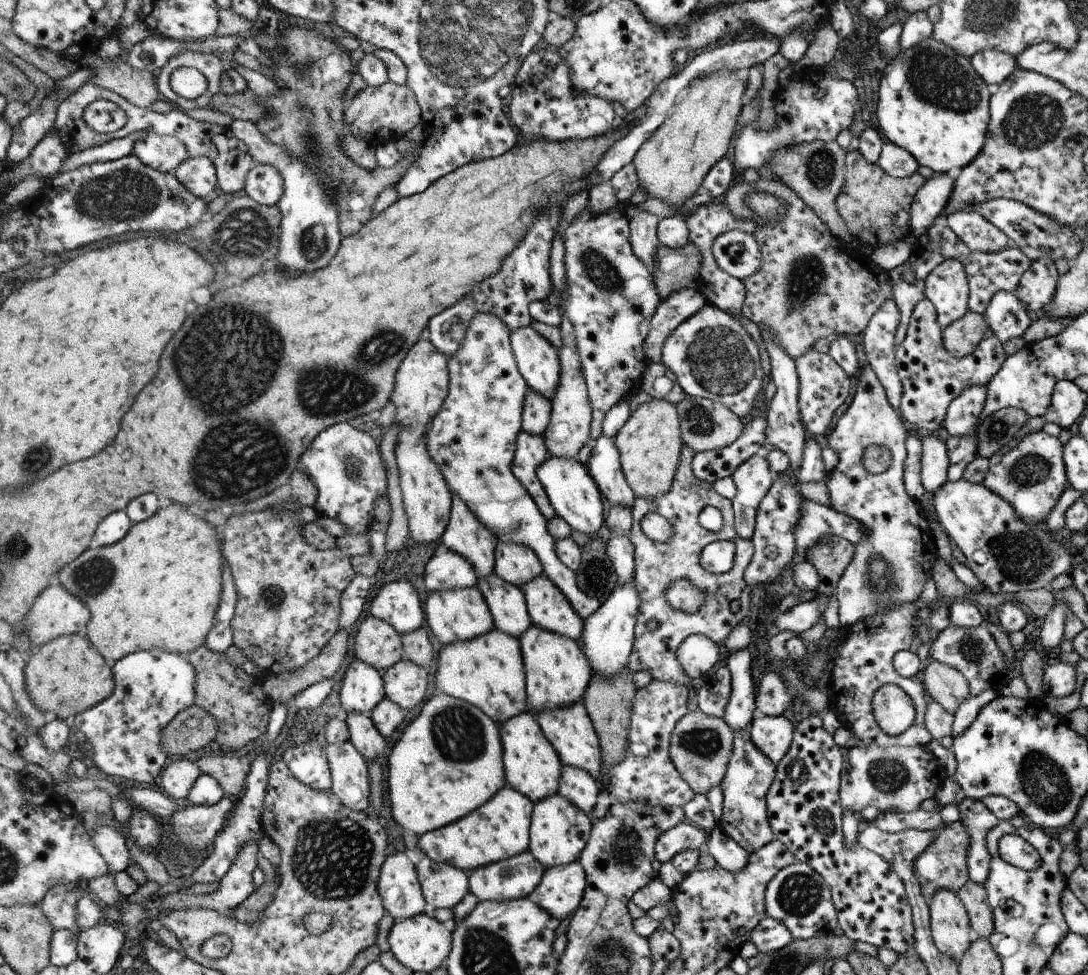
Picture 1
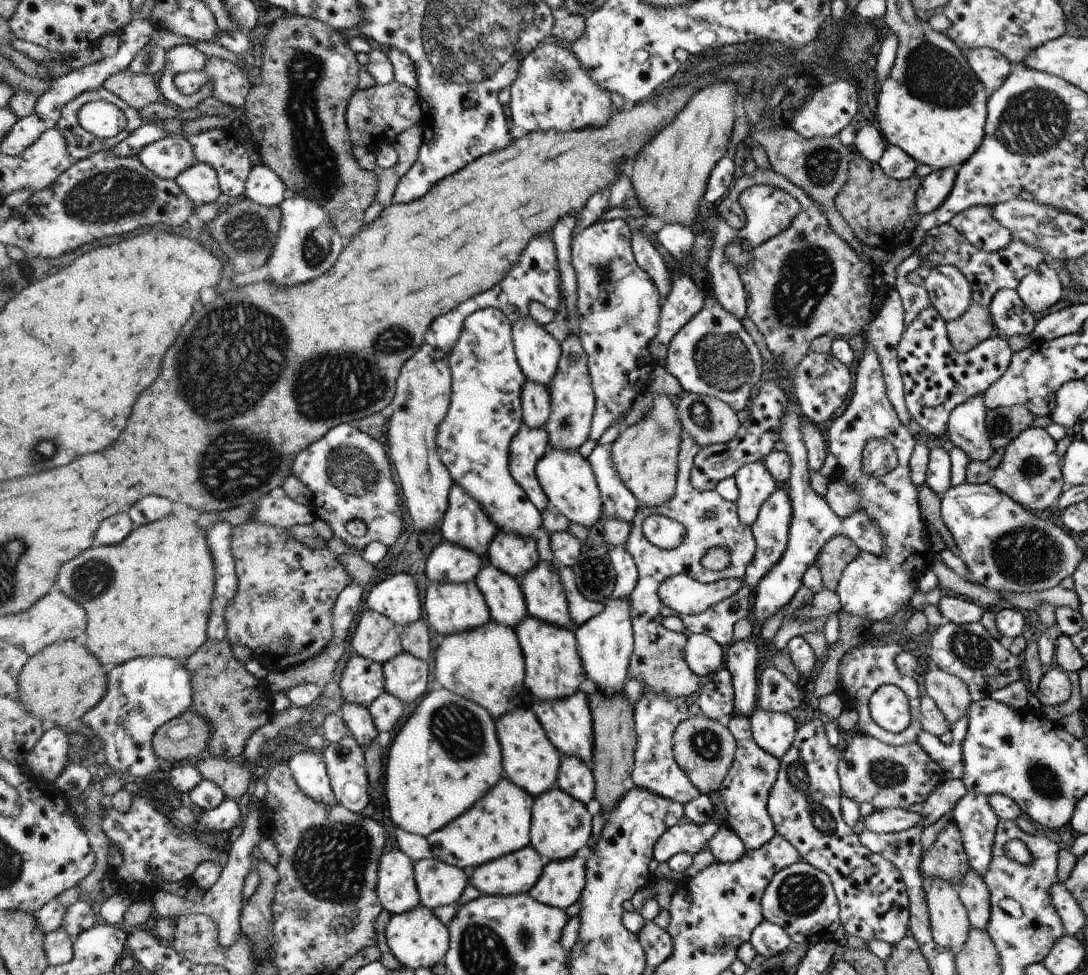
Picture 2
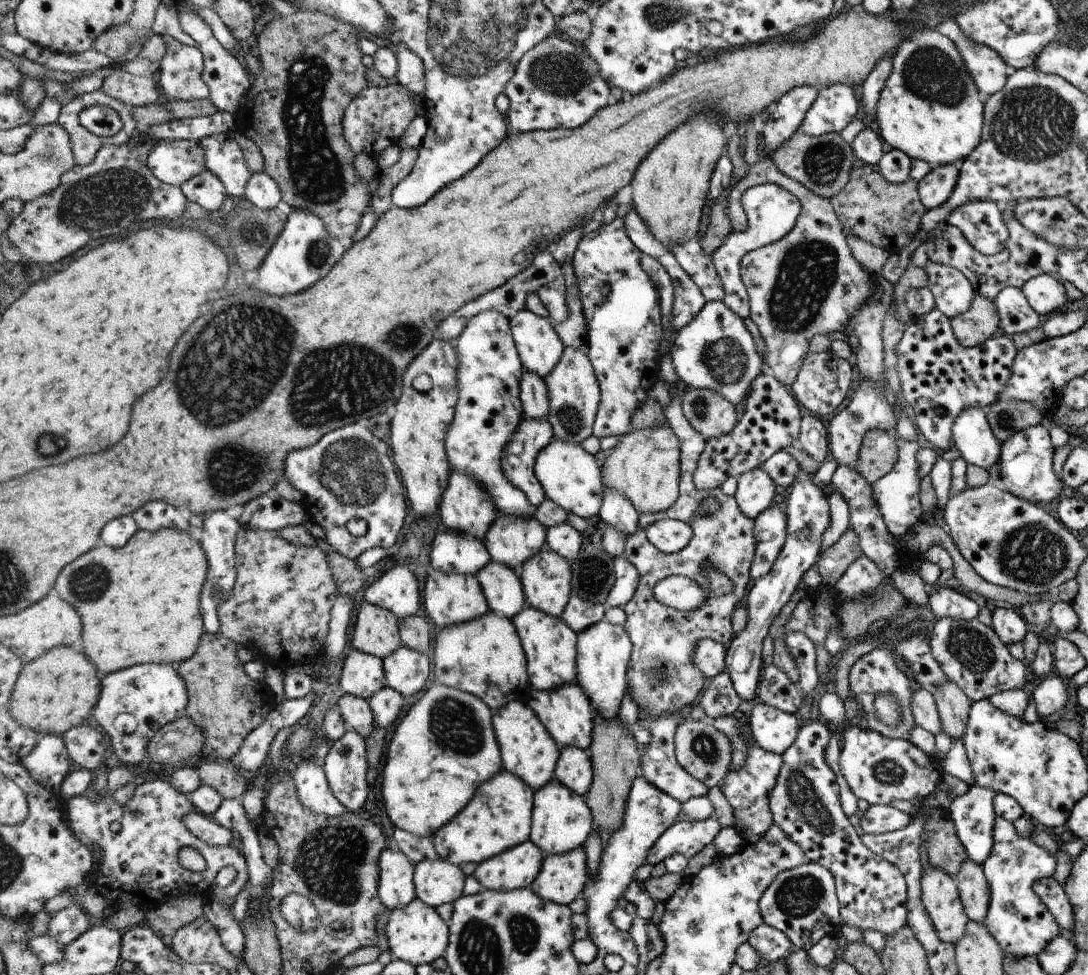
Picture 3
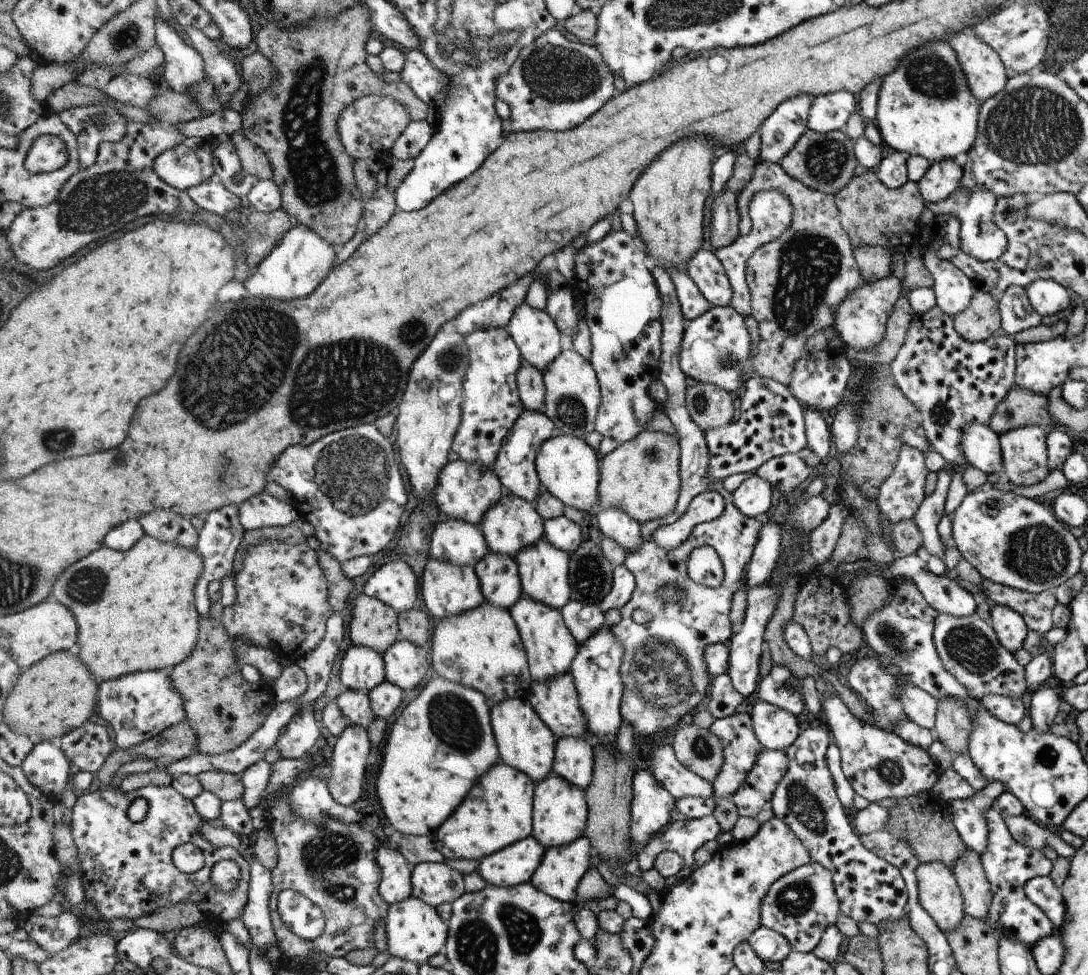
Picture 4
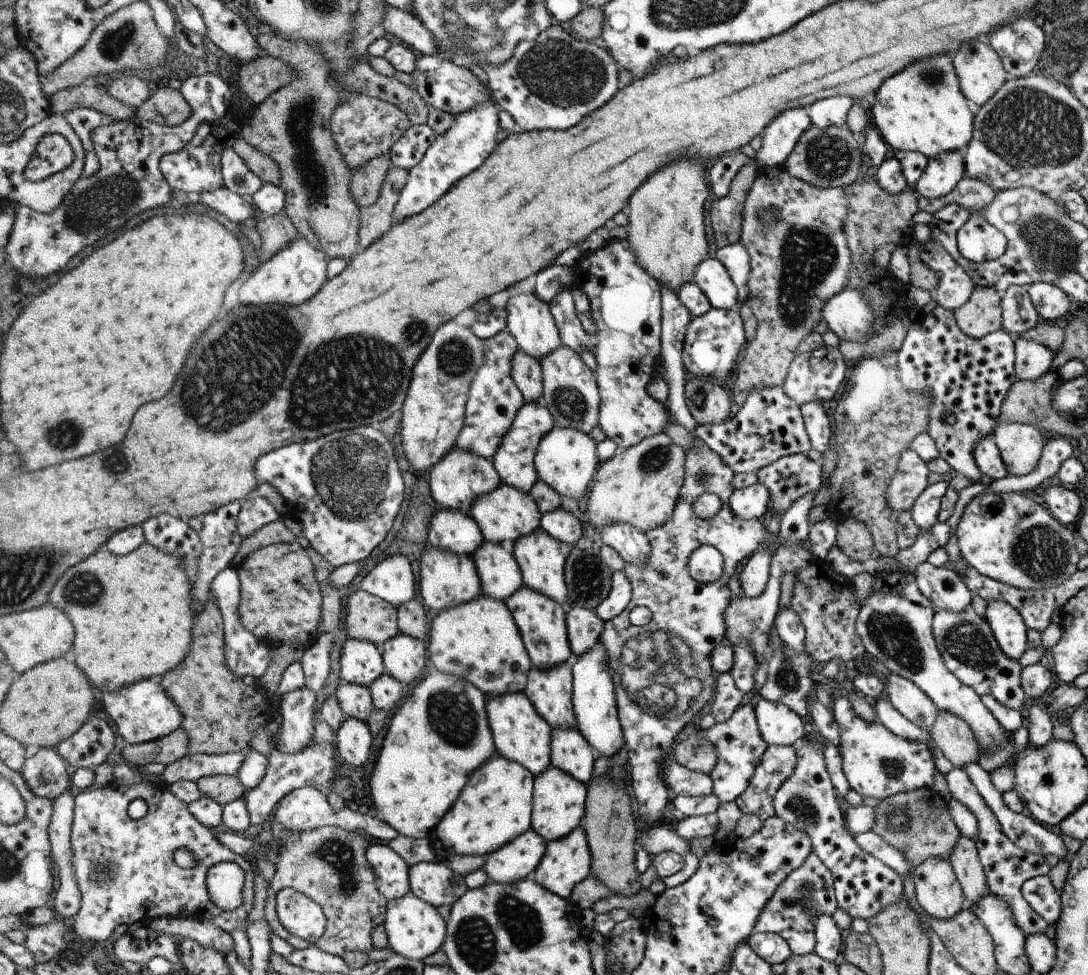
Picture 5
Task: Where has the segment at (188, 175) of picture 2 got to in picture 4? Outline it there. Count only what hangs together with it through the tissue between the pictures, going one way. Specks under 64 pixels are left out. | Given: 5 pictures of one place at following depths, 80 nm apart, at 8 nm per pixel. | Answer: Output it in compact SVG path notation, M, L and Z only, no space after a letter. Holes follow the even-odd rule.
M216 175L210 177L207 181L202 184L190 187L186 190L188 196L194 200L200 208L204 210L210 210L223 216L230 210L241 209L240 197L236 196L233 192L221 183Z

